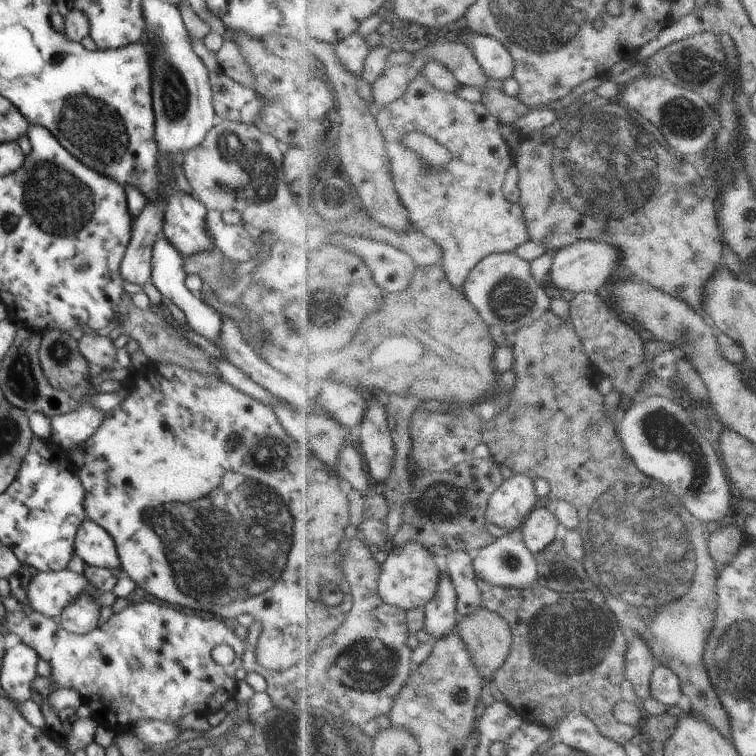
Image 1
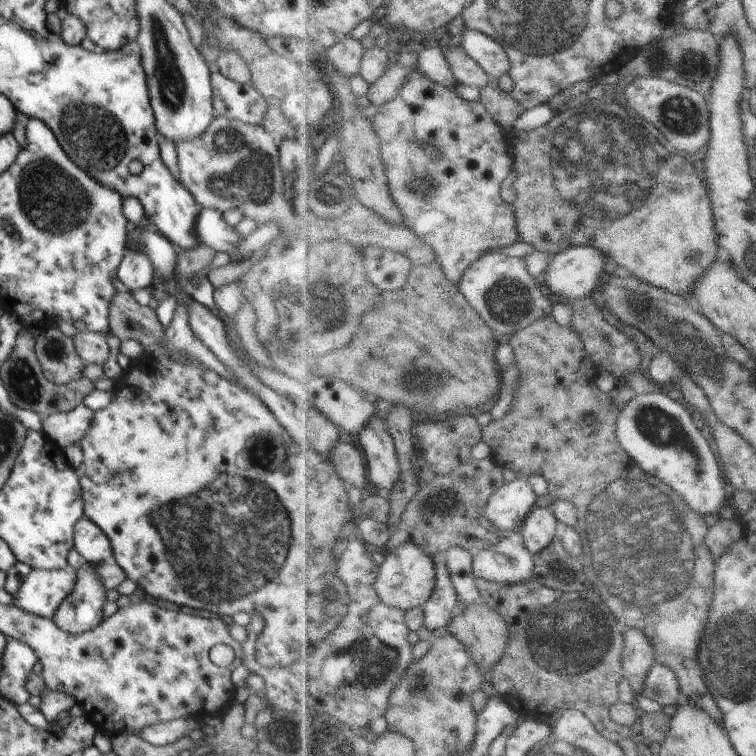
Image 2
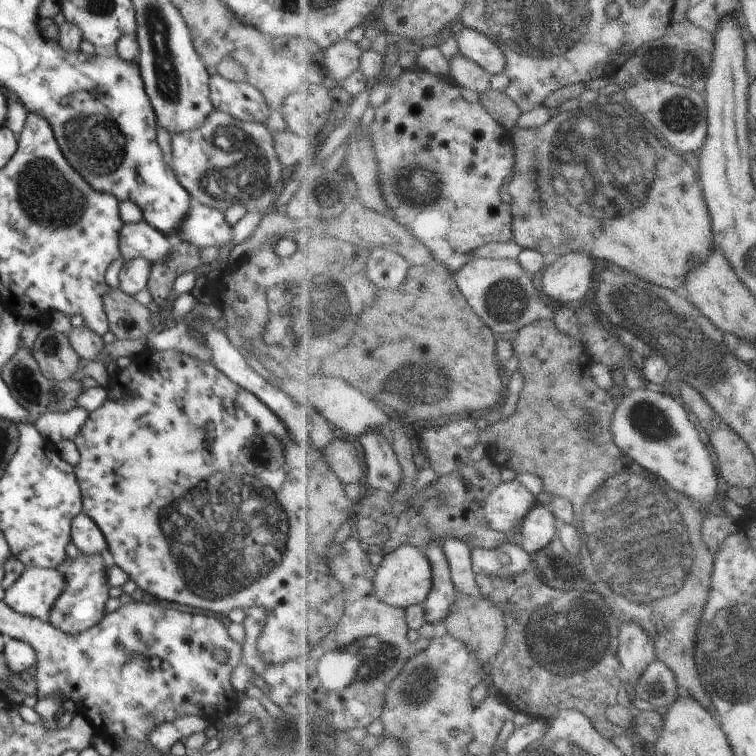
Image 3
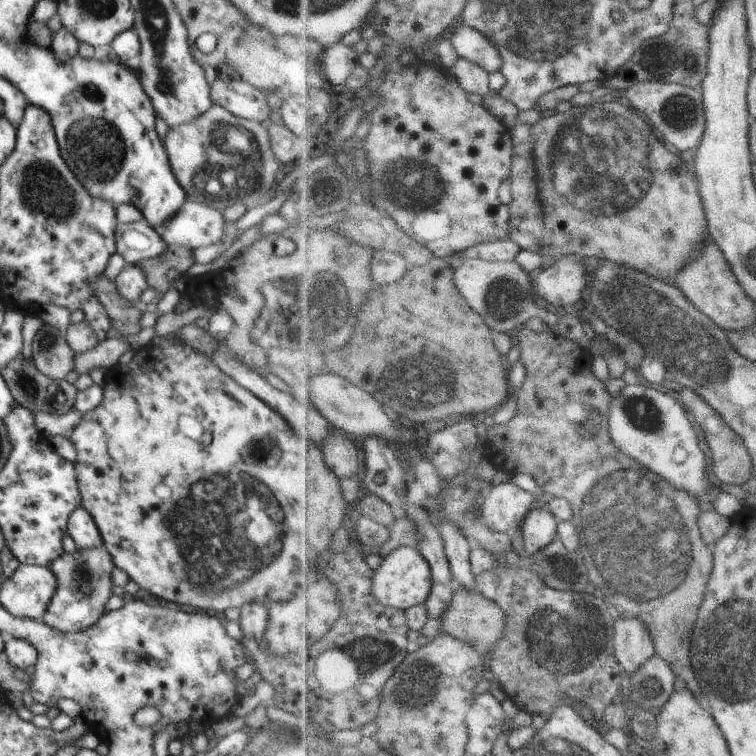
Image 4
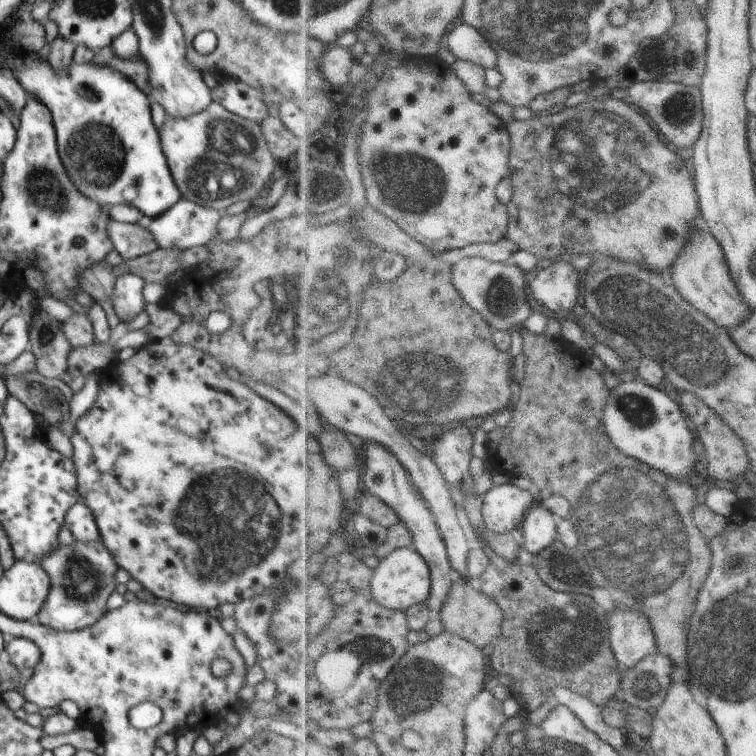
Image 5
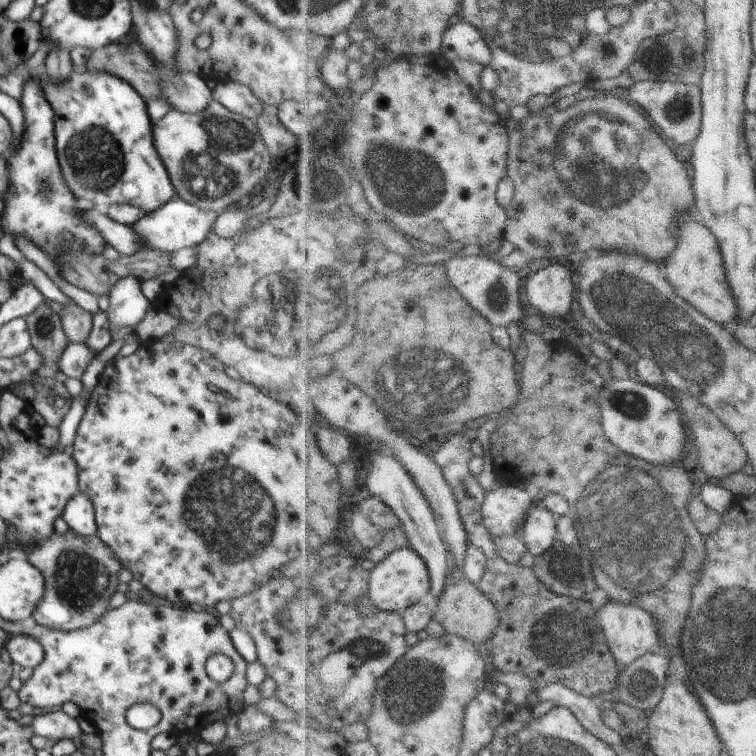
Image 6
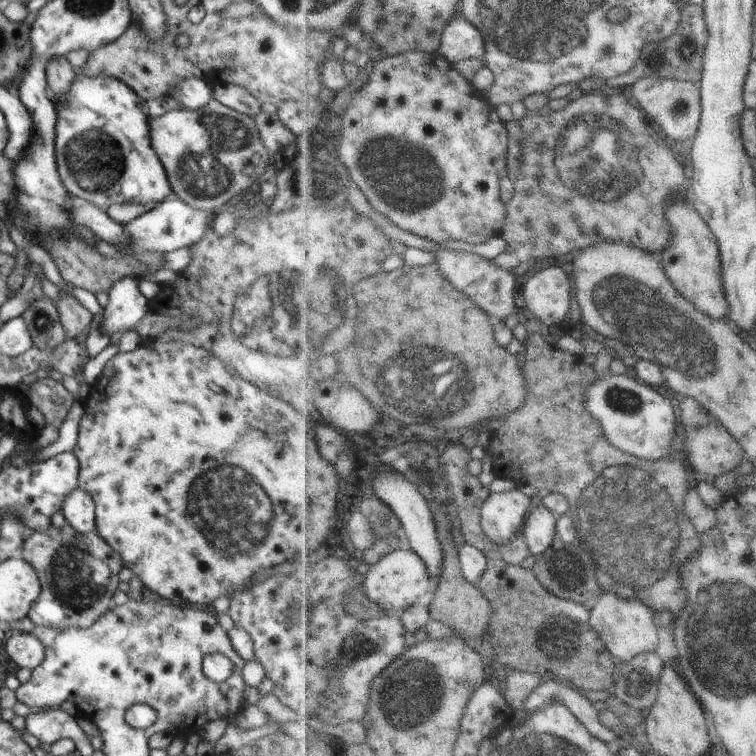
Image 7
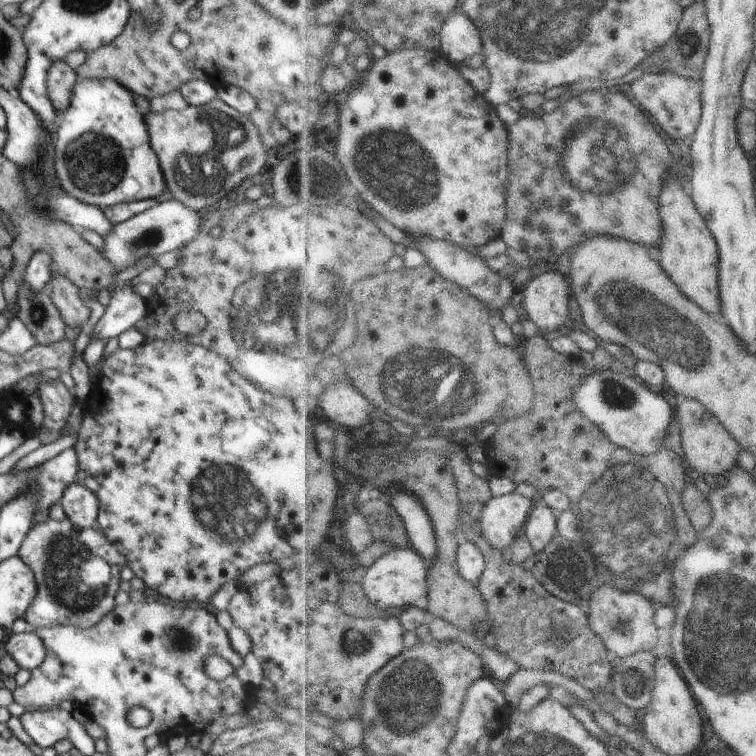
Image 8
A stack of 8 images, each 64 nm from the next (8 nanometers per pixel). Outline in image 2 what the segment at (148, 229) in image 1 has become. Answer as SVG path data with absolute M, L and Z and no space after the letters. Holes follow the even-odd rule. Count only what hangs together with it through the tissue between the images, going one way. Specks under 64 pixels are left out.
M126 250L118 266L116 278L122 281L130 292L147 289L154 282L151 261L141 252Z

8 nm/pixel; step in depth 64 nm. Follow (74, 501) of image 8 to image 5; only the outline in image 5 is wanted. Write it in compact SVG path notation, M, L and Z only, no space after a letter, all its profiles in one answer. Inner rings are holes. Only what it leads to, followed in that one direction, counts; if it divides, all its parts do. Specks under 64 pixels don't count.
M79 498L67 511L65 526L78 541L88 543L100 540L92 510L83 502L82 498Z

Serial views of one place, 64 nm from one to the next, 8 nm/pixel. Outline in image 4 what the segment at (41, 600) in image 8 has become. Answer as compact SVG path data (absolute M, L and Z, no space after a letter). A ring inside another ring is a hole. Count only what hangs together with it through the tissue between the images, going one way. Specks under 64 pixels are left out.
M105 546L77 549L72 554L64 552L47 567L55 575L57 586L42 621L62 633L86 631L96 624L113 596L111 575L115 565Z

